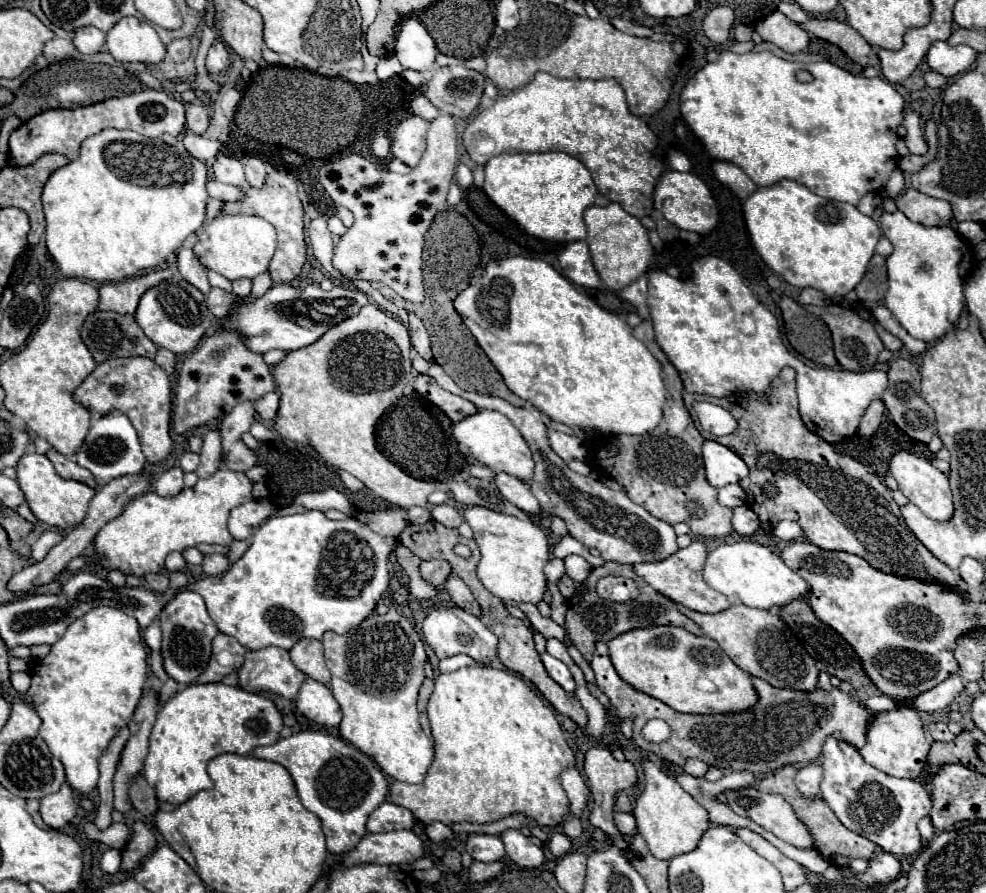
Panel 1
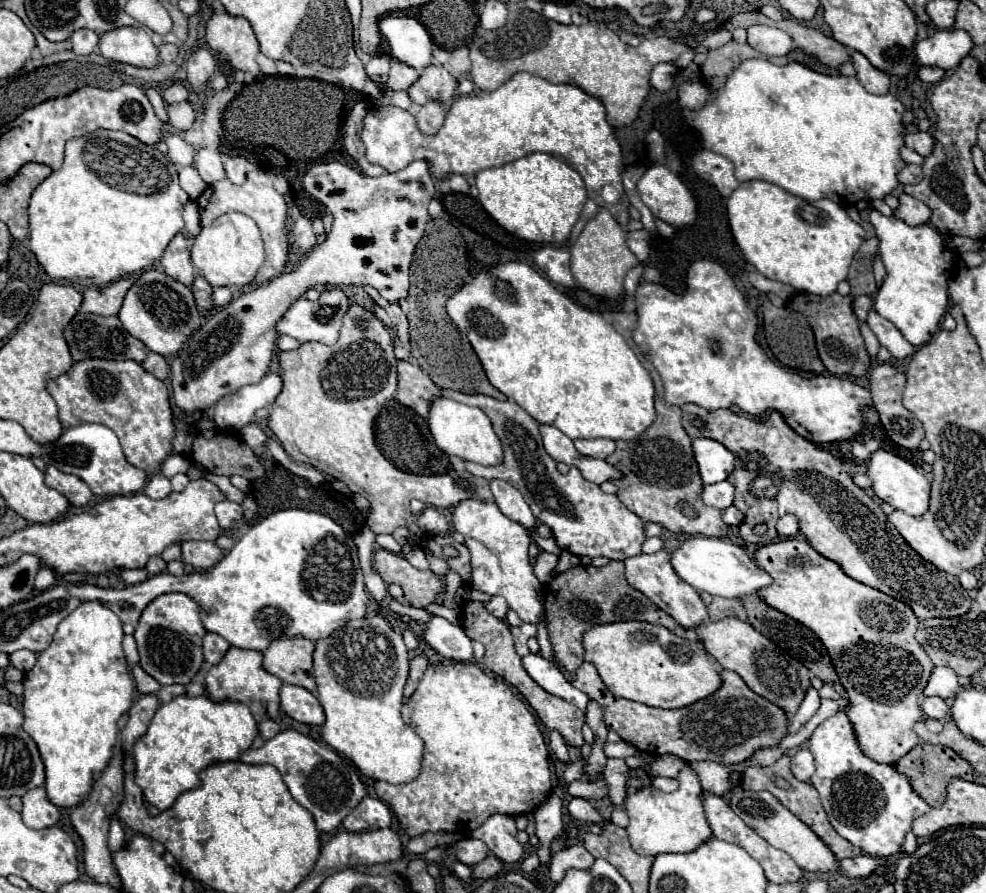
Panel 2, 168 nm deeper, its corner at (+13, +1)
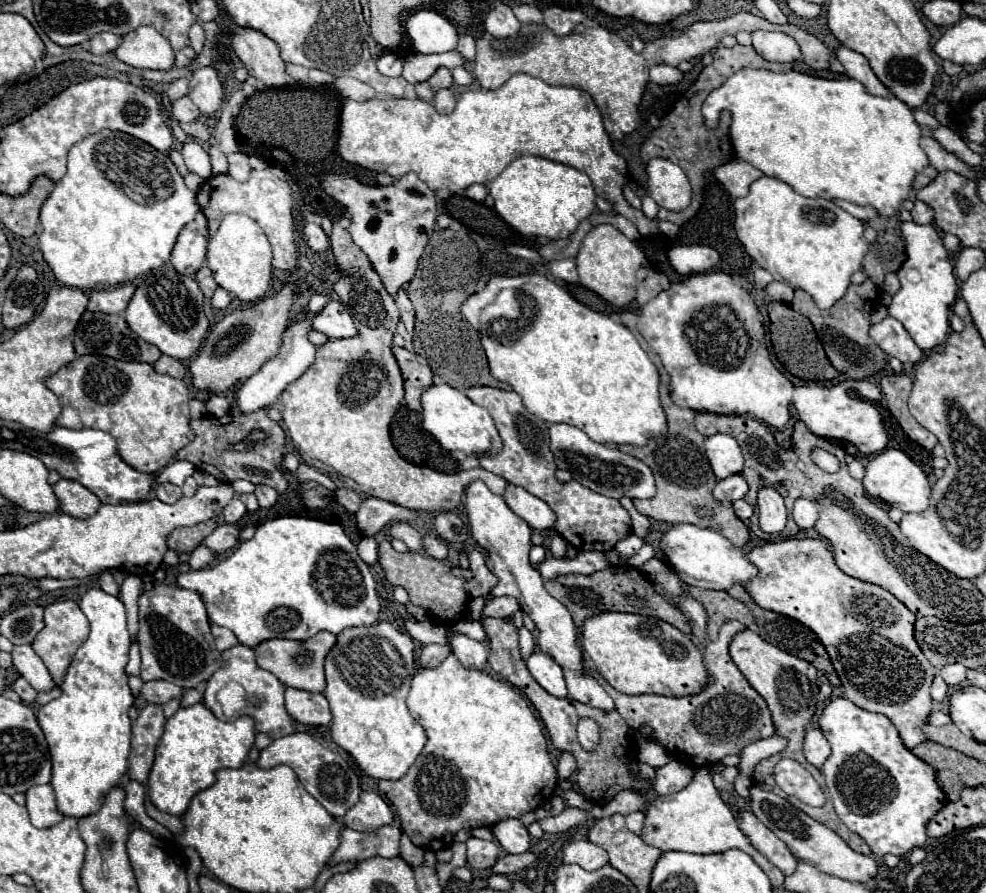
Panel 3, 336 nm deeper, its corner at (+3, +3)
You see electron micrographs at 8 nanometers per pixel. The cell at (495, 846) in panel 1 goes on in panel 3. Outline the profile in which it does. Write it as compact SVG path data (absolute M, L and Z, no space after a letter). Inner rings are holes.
M470 837L466 841L466 847L468 847L468 863L474 869L490 869L500 855L500 847L496 841L484 841L484 839Z

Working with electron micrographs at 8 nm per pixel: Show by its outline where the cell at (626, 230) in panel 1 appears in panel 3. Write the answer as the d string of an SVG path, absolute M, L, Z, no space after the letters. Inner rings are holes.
M596 225L586 237L576 255L576 267L580 275L580 285L598 293L602 299L616 307L624 307L636 297L636 271L646 265L646 255L626 239L612 225Z

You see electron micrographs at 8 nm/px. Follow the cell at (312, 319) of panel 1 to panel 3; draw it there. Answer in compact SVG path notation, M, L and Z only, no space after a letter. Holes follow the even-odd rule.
M332 299L320 313L316 313L316 317L312 317L312 327L324 333L328 339L344 339L356 335L356 327L348 309L342 301L336 299Z

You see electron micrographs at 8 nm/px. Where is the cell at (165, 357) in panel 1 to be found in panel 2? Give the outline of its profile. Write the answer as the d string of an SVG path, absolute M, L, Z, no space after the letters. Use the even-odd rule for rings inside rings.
M148 353L148 357L146 357L146 361L142 363L142 367L148 371L148 373L152 373L154 377L158 377L158 379L166 379L168 377L168 363L166 363L166 359L162 357L162 355L158 355L158 353Z

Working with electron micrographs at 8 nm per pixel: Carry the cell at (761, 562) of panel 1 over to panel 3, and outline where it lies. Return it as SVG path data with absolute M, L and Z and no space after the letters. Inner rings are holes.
M688 523L674 525L670 531L666 531L664 537L660 539L660 549L664 551L668 563L672 565L672 569L676 569L676 573L686 585L694 585L702 589L728 591L732 585L738 585L738 583L744 585L750 579L758 577L760 573L756 565L752 565L748 557L738 547L734 547L724 535L720 535L718 531L700 529Z

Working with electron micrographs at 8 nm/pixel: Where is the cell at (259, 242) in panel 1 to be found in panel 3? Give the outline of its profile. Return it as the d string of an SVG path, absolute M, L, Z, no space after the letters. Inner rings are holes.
M232 213L222 219L216 235L208 239L206 263L212 269L216 283L246 303L254 303L262 299L272 281L270 241L268 237L264 237L264 231L260 229L260 225L256 225L256 221L252 221L248 215Z

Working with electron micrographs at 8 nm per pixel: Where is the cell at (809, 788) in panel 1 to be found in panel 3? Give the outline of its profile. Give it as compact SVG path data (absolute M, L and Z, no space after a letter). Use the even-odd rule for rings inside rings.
M808 729L804 737L804 757L814 767L822 769L824 761L830 757L830 745L820 729Z

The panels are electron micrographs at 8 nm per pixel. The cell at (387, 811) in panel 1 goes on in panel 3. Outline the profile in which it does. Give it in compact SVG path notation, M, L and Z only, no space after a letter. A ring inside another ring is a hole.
M362 791L360 801L344 815L346 827L354 831L376 831L382 825L390 825L394 813L390 805L378 793Z

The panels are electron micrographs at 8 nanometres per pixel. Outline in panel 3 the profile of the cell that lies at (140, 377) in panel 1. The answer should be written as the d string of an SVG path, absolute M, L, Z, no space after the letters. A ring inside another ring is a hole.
M84 355L76 357L72 363L62 367L56 375L46 381L48 389L56 393L62 405L62 413L56 419L56 425L68 429L102 429L108 431L118 441L118 453L122 459L138 471L156 475L162 471L182 449L190 443L190 411L188 411L188 387L184 381L170 375L160 375L148 363L138 361L118 361L102 355Z

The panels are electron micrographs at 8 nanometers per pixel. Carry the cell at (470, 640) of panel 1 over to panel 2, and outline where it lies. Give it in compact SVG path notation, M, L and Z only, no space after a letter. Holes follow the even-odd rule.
M432 617L424 625L424 639L444 659L452 661L472 659L472 641L468 639L460 625L452 625L444 617Z

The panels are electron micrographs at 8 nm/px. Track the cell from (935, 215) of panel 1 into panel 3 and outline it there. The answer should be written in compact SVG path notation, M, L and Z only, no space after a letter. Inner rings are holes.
M914 201L914 209L910 213L912 213L914 223L920 223L920 225L932 223L932 219L934 219L932 207L928 203L924 203L924 201Z

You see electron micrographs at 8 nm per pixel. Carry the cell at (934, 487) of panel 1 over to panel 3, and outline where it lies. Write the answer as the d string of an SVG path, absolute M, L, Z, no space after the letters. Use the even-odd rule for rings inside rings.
M884 449L880 451L868 465L866 465L866 477L862 479L864 489L870 497L882 499L892 507L902 509L904 513L922 513L930 505L930 483L926 473L902 451L898 449Z

